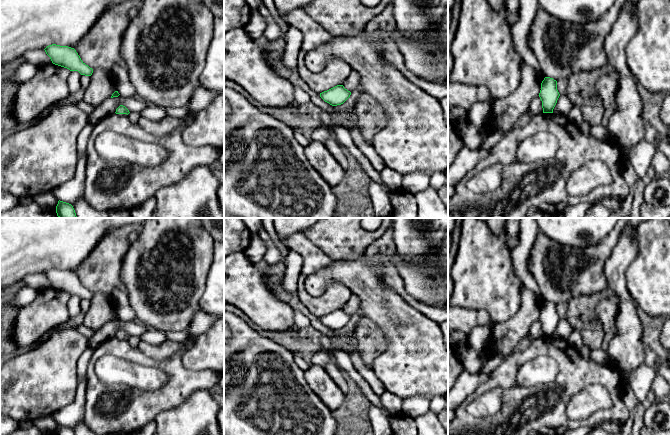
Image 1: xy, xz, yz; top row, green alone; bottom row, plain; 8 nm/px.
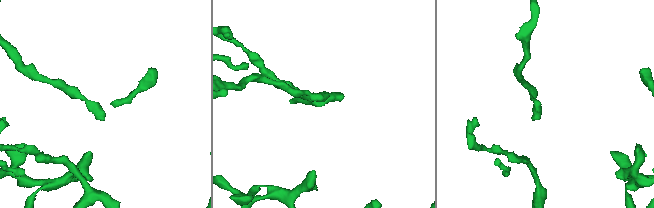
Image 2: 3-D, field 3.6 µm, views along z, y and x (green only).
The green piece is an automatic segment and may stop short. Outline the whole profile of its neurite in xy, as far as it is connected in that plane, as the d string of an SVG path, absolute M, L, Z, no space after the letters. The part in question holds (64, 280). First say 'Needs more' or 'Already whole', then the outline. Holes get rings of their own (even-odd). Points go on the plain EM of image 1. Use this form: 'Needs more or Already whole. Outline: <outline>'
Already whole. Outline: M52 268L45 273L53 288L78 295L81 299L91 300L93 293L86 289L74 272Z

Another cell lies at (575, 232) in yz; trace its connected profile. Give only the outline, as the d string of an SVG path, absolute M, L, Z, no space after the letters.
M535 218L537 226L551 240L574 248L601 242L615 228L619 218Z

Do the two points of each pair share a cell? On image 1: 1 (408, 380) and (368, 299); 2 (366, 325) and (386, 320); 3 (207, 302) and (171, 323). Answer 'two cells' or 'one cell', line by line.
1: one cell
2: two cells
3: two cells

